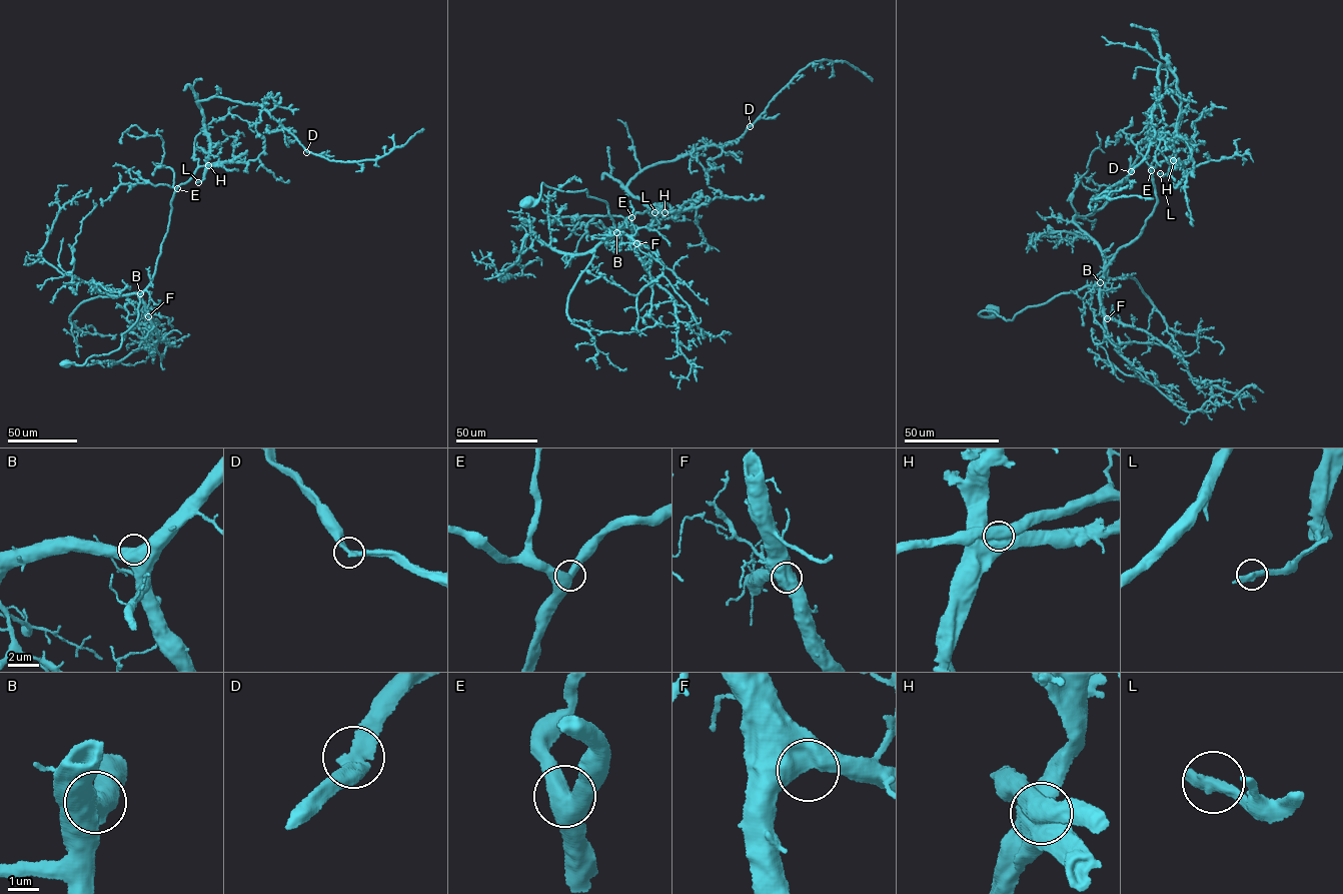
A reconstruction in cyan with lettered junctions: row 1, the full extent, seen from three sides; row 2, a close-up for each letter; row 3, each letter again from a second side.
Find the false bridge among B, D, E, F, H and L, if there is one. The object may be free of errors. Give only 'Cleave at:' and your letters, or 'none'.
Cleave at: H

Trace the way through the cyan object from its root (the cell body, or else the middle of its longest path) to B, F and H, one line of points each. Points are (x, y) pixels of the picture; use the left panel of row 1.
B: (65, 363), (81, 365), (91, 356), (117, 350), (123, 333), (138, 317), (140, 293)
F: (65, 363), (81, 365), (91, 356), (117, 350), (123, 333), (138, 317), (141, 297), (148, 316)
H: (65, 363), (81, 365), (91, 356), (120, 346), (154, 273), (174, 191), (198, 168), (208, 165)

